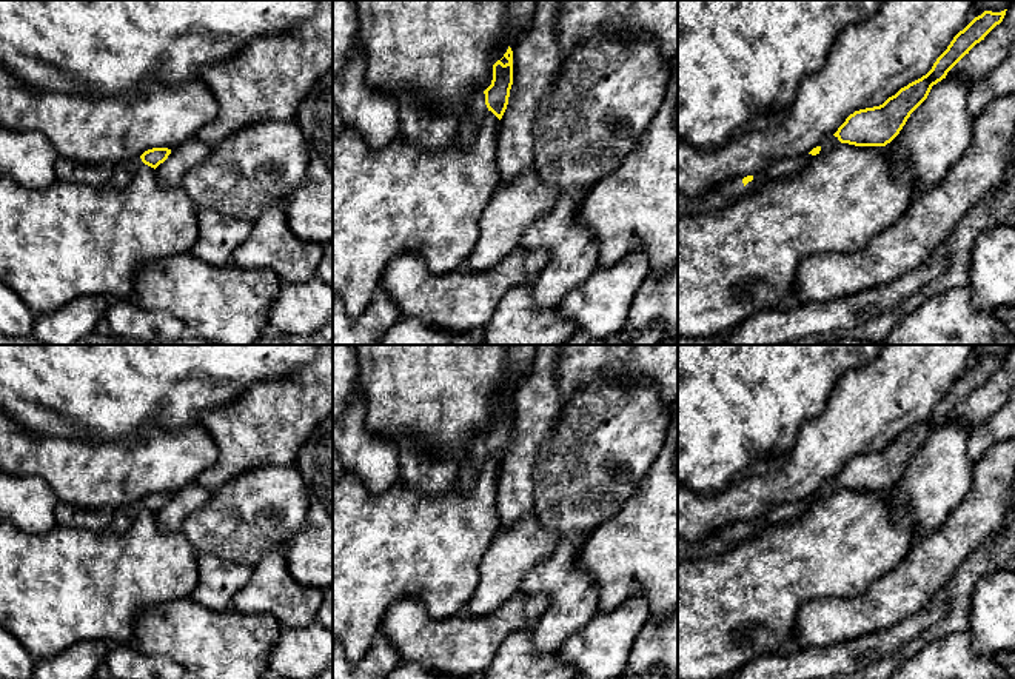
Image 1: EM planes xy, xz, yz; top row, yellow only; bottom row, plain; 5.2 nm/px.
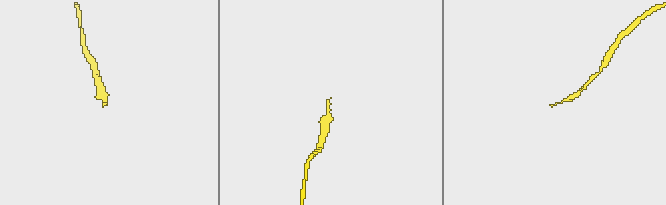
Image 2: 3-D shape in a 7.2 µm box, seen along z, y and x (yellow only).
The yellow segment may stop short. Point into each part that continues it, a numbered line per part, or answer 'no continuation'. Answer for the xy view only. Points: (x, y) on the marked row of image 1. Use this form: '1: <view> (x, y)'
1: xy (122, 174)

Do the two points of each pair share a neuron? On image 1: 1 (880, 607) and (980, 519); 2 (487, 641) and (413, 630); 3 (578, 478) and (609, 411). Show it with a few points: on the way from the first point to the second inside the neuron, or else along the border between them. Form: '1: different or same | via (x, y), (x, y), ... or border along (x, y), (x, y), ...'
1: same | via (904, 590), (955, 539)
2: same | via (468, 641), (432, 641)
3: same | via (592, 461), (609, 434), (609, 428)

